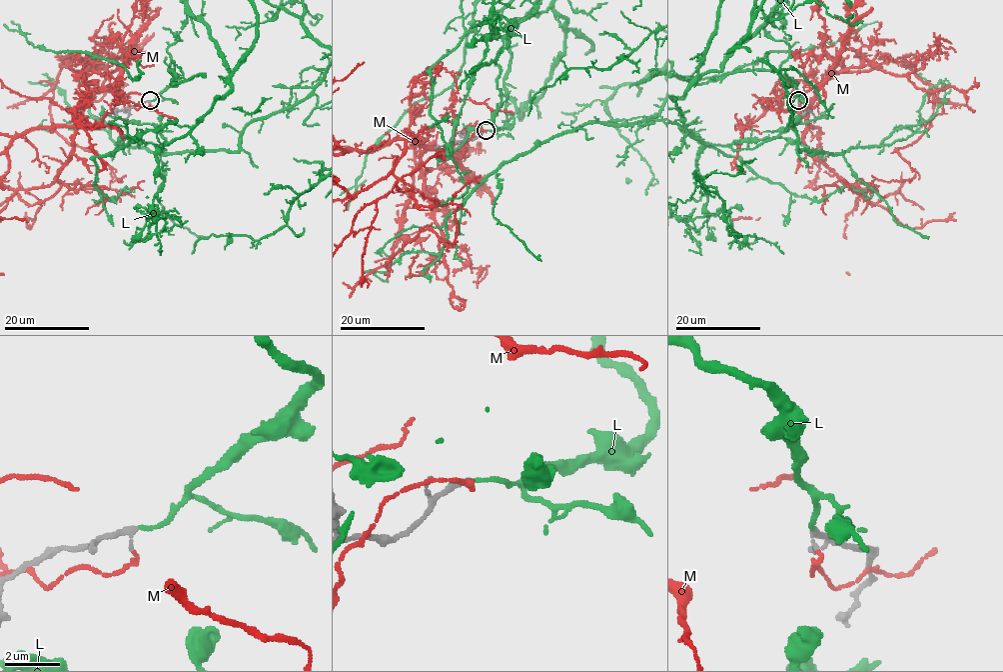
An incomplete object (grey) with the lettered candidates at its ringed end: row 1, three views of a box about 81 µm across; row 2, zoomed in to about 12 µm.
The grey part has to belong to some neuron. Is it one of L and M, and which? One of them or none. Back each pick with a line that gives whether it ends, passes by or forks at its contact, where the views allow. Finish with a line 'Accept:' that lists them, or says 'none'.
L: it ends there
Accept: L

